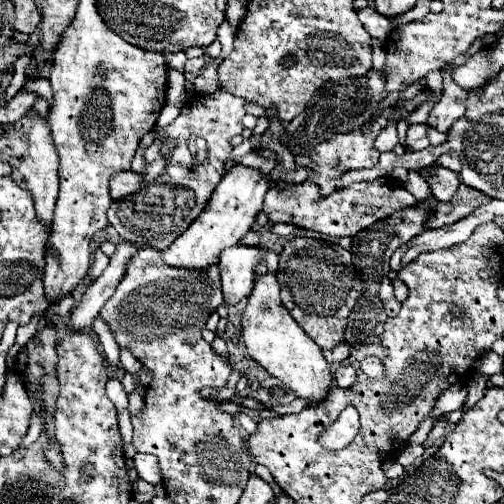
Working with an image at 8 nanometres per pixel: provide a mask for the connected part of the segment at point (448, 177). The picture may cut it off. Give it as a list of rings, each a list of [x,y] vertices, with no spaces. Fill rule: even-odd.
[[[437,165],[437,167],[425,167],[425,169],[417,169],[419,175],[429,183],[431,187],[431,193],[437,201],[441,203],[447,203],[451,201],[451,197],[455,195],[457,187],[461,185],[459,181],[459,175]]]

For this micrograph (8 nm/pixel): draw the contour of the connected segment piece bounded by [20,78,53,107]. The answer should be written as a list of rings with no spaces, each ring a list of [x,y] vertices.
[[[41,78],[35,81],[26,81],[20,91],[35,92],[40,96],[43,96],[49,103],[50,107],[53,103],[53,91],[47,78]]]

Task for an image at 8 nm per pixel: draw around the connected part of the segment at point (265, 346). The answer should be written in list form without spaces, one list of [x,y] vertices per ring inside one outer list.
[[[255,273],[255,287],[241,317],[241,339],[247,345],[249,357],[255,359],[269,375],[291,387],[297,397],[307,399],[309,403],[321,403],[325,399],[331,385],[329,365],[323,359],[317,343],[295,323],[295,319],[283,307],[279,297],[279,283],[271,273]]]

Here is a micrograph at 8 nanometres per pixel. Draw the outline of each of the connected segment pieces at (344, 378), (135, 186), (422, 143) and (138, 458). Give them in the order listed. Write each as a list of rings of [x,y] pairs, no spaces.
[[[351,365],[335,369],[335,381],[339,387],[349,387],[355,383],[355,369]]]
[[[133,171],[115,173],[115,177],[111,177],[111,199],[117,201],[125,195],[139,191],[139,187],[141,187],[141,175],[137,175]]]
[[[411,125],[407,129],[407,139],[403,143],[403,147],[407,151],[421,151],[429,145],[429,139],[427,139],[427,125]]]
[[[135,453],[133,457],[135,469],[139,473],[141,479],[145,479],[151,485],[159,485],[161,483],[161,469],[159,469],[159,459],[155,455],[149,453]]]

